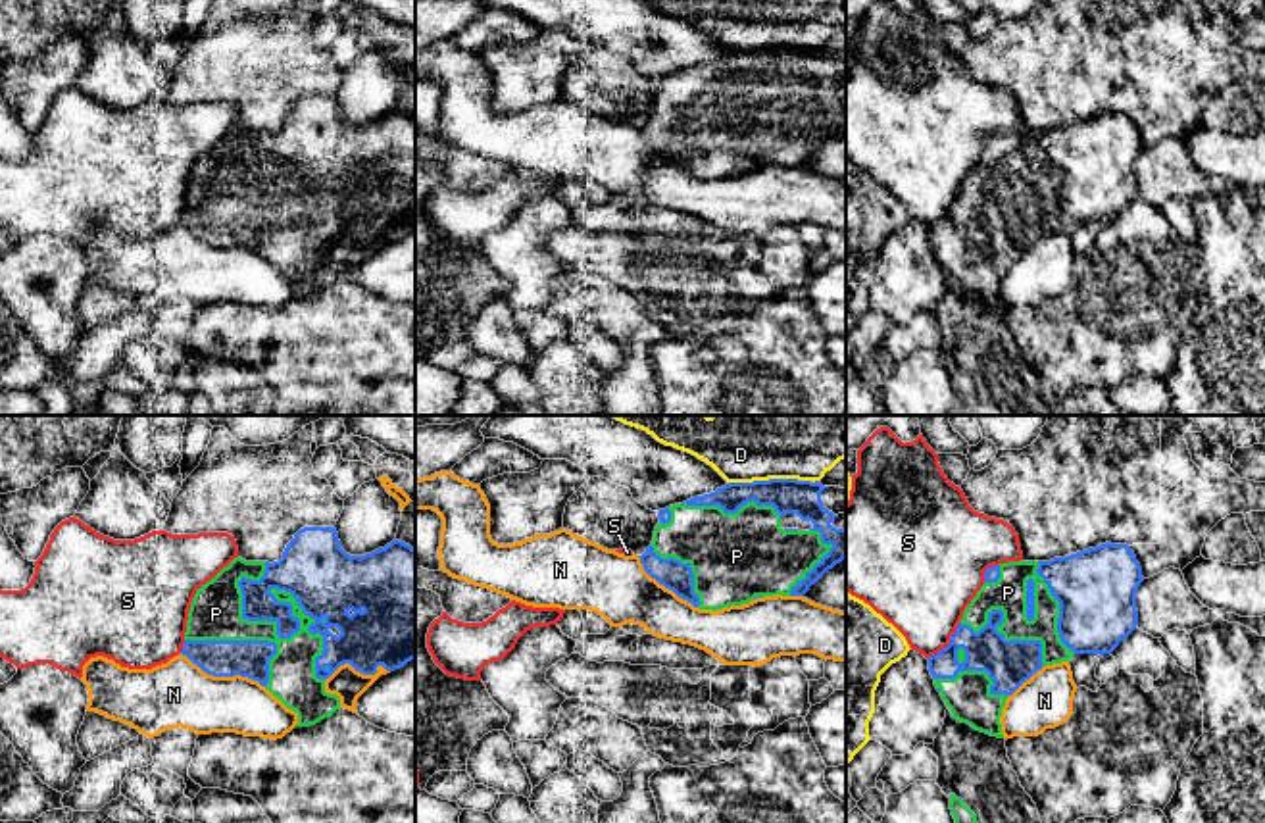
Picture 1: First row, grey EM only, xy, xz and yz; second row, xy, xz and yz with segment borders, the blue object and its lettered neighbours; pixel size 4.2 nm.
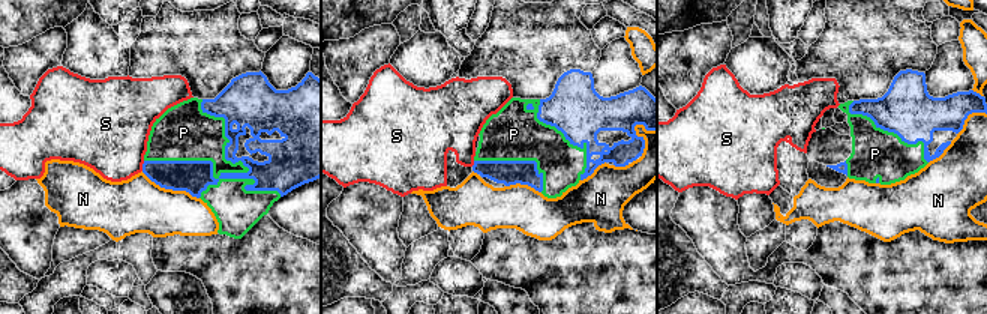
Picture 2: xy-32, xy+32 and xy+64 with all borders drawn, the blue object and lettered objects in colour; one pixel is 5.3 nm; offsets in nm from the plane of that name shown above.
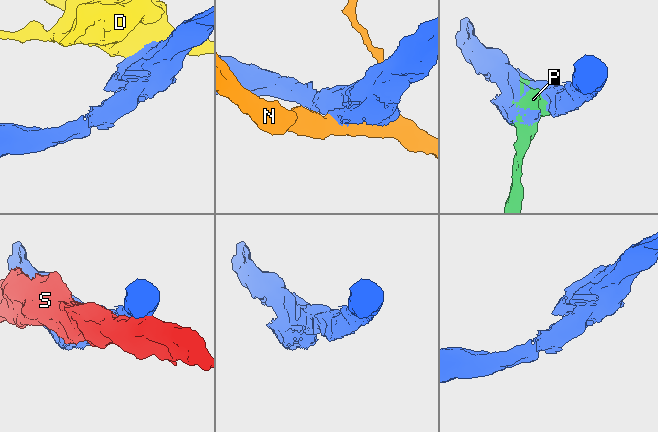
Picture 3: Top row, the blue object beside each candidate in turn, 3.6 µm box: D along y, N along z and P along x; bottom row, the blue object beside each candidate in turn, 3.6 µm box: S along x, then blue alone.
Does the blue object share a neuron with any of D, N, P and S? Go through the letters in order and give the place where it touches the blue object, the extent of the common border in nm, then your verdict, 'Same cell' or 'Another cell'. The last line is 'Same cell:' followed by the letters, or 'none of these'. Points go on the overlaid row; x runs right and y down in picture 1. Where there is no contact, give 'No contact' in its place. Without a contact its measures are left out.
D: Touches blue at xz (773, 479). Shared border 380 nm. Another cell
N: Touches blue at xy (223, 675). Shared border 380 nm. Another cell
P: Touches blue at xy (293, 616). Shared border 550 nm. Same cell
S: Touches blue at yz (948, 645). Shared border 200 nm. Another cell
Same cell: P

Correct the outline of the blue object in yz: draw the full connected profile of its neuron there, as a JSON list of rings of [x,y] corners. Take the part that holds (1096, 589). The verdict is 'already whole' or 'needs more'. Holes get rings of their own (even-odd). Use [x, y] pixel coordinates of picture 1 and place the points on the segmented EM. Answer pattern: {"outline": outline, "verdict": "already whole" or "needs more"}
{"outline": [[[1100,544],[1050,561],[1007,561],[984,571],[984,585],[965,608],[950,644],[927,658],[934,686],[952,717],[975,731],[1004,738],[1002,710],[1005,700],[1044,665],[1069,661],[1075,654],[1111,654],[1138,625],[1136,590],[1142,567],[1127,544]]], "verdict": "needs more"}

